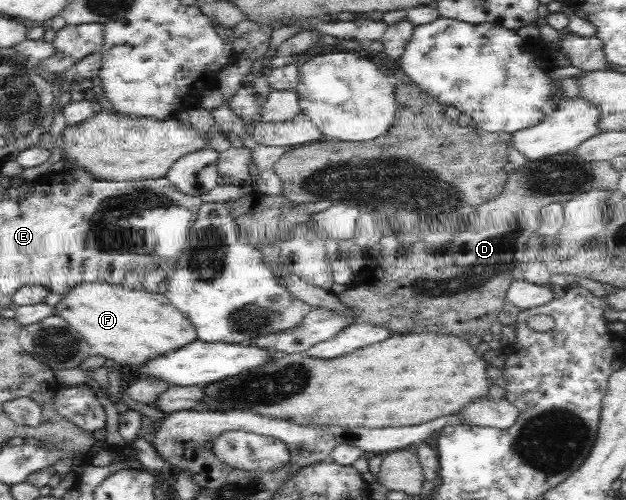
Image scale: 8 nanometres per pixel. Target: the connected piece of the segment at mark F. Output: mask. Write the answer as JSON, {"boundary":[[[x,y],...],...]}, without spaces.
{"boundary":[[[103,281],[71,287],[54,305],[54,314],[82,335],[94,355],[113,359],[123,366],[137,367],[149,357],[174,352],[196,339],[196,328],[164,294],[133,290],[122,284]]]}

